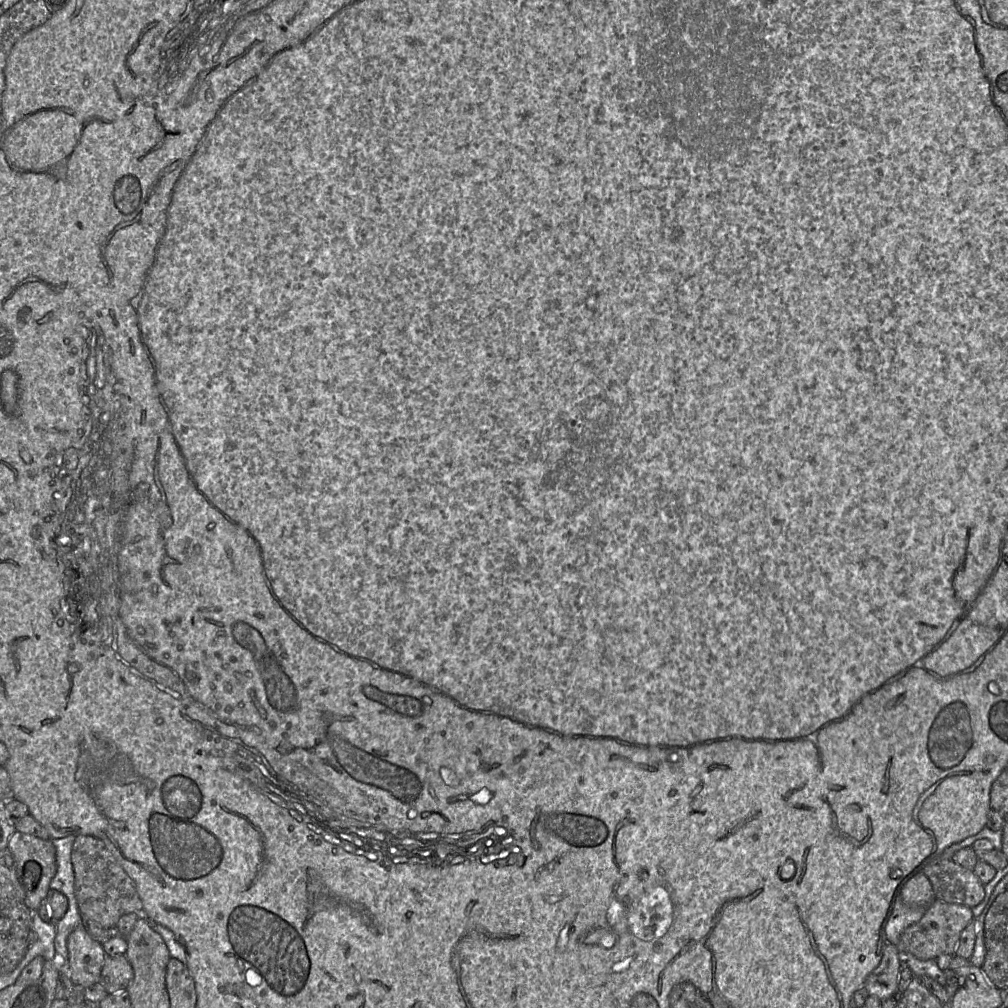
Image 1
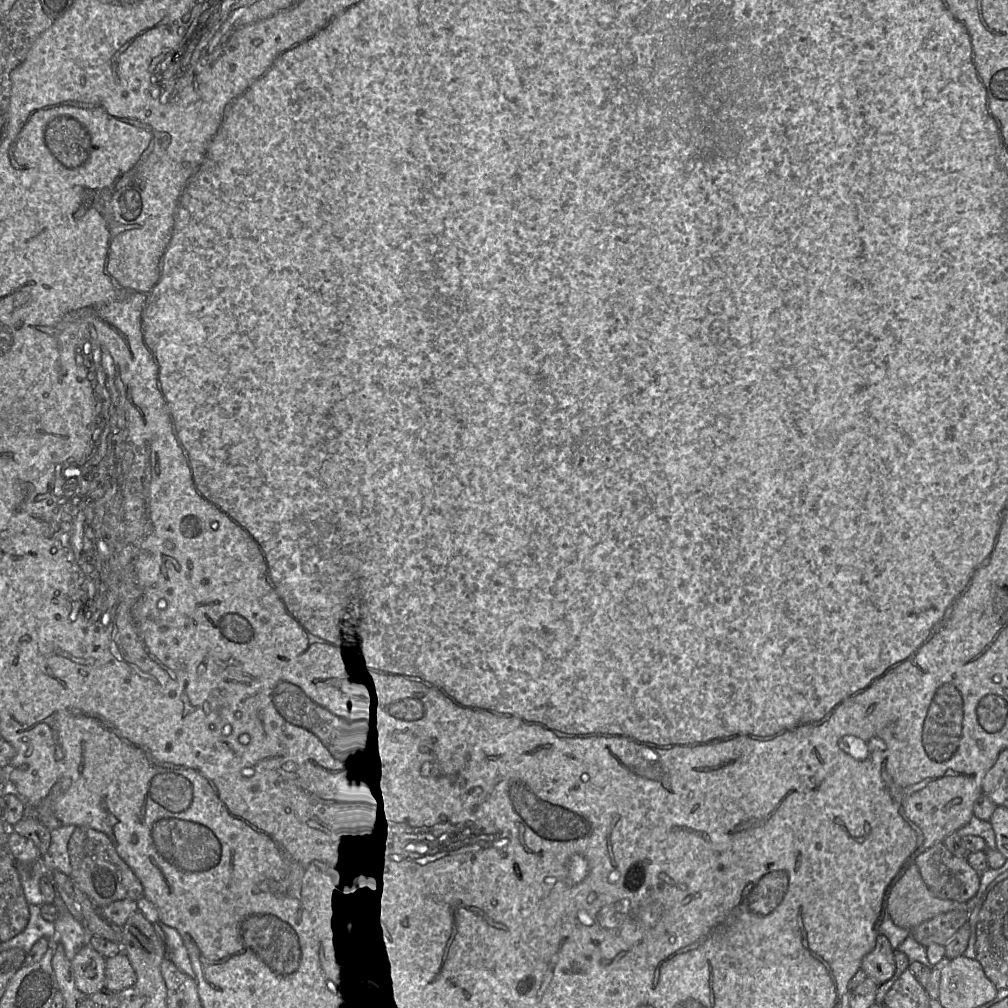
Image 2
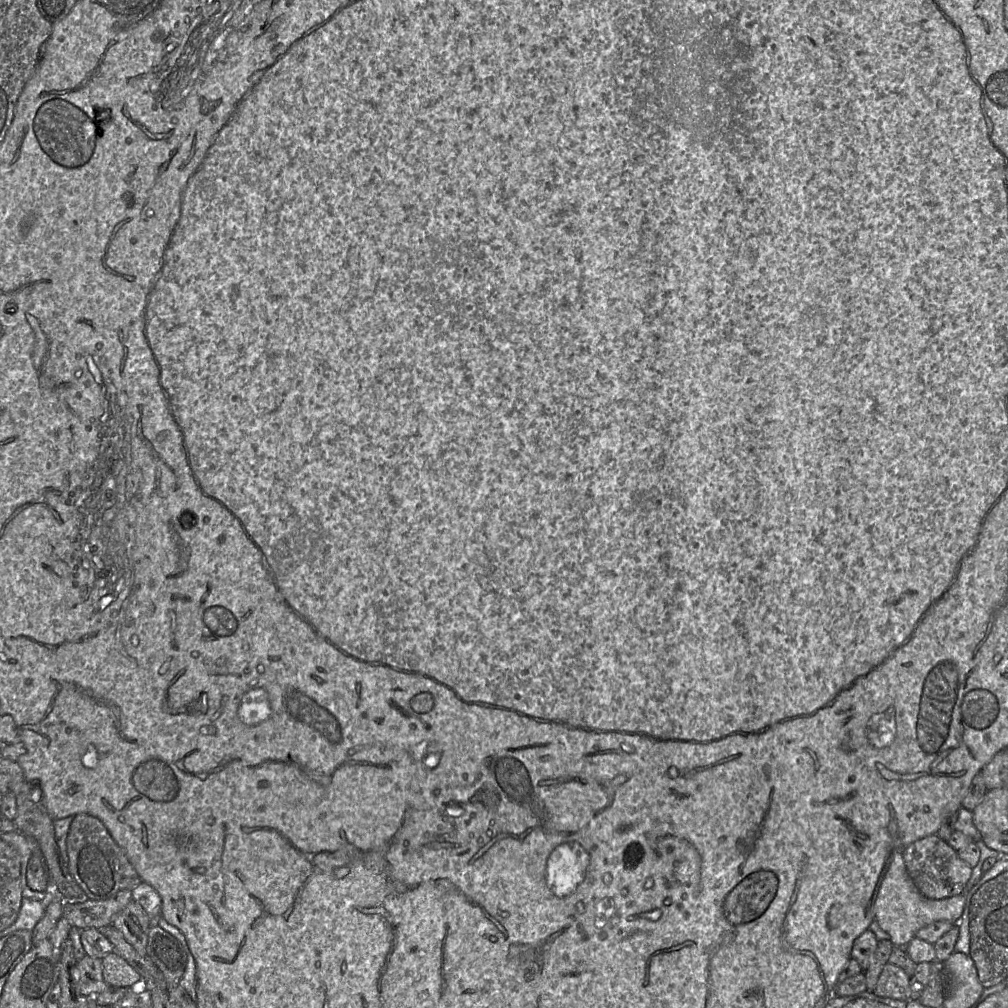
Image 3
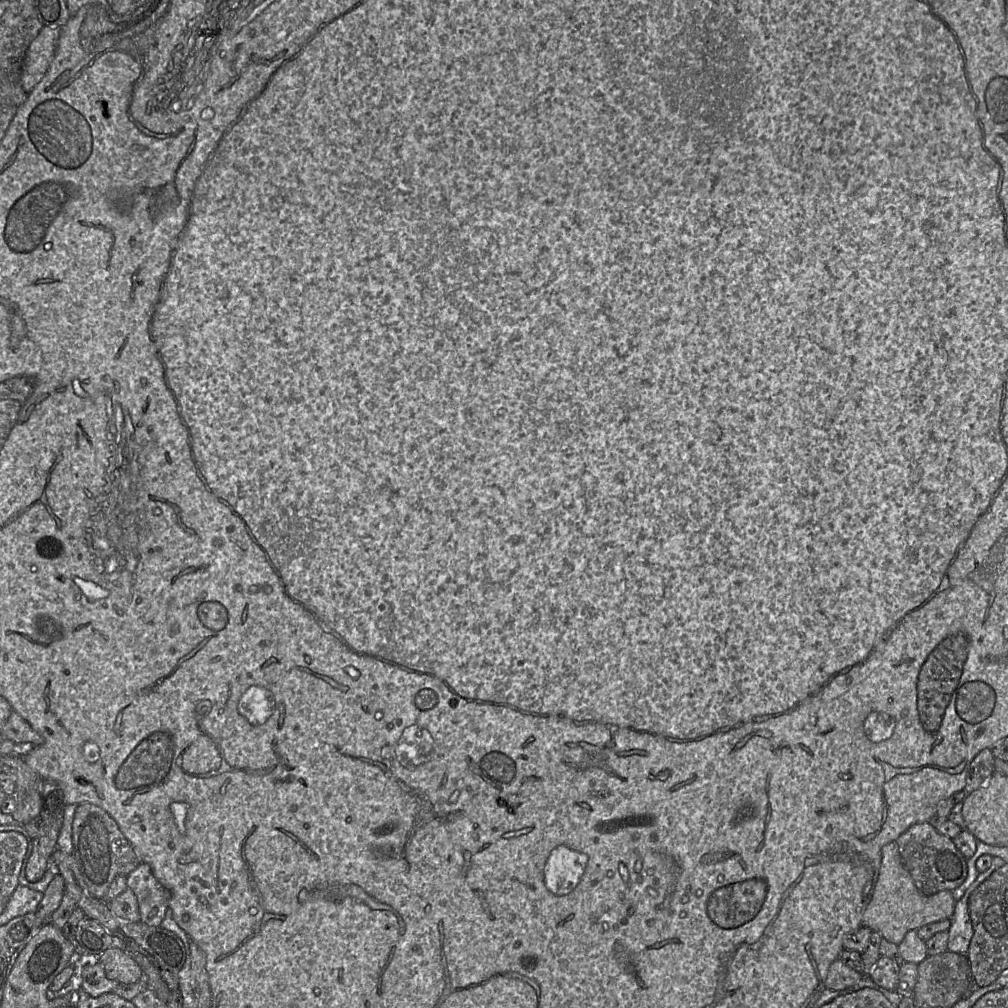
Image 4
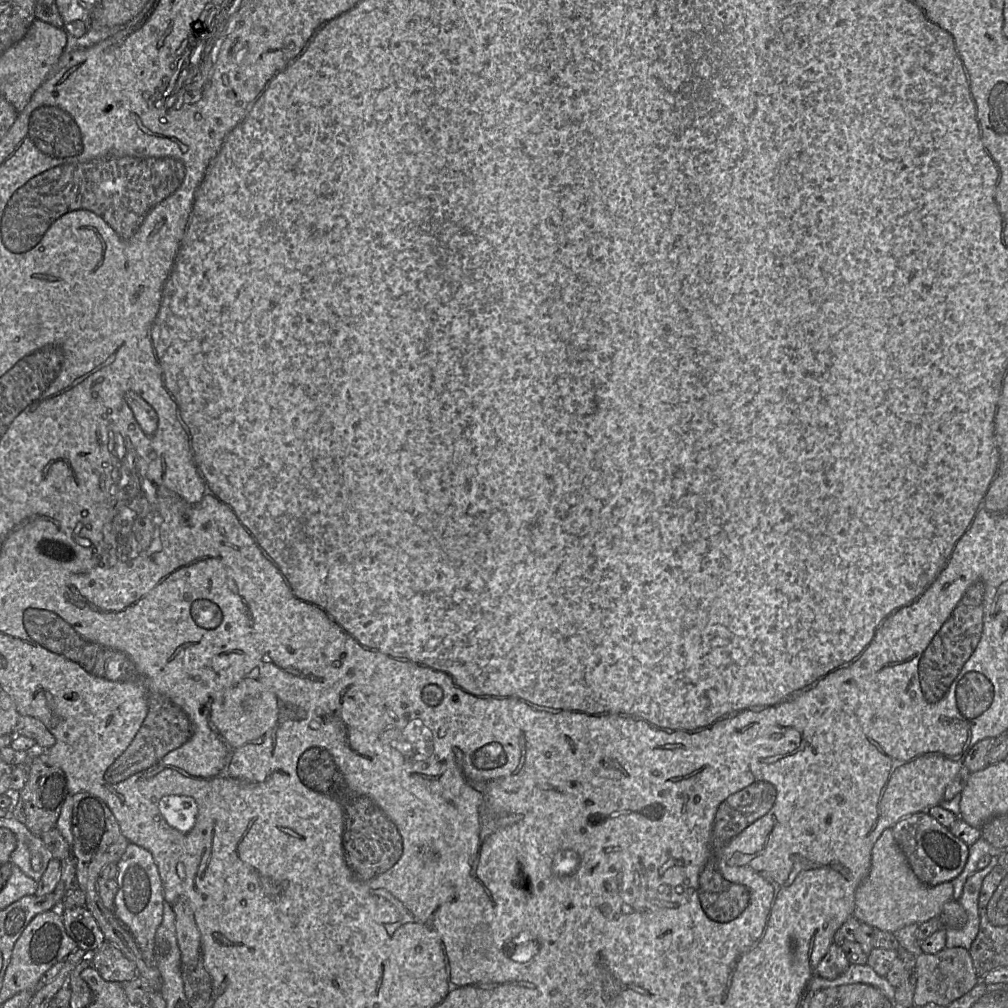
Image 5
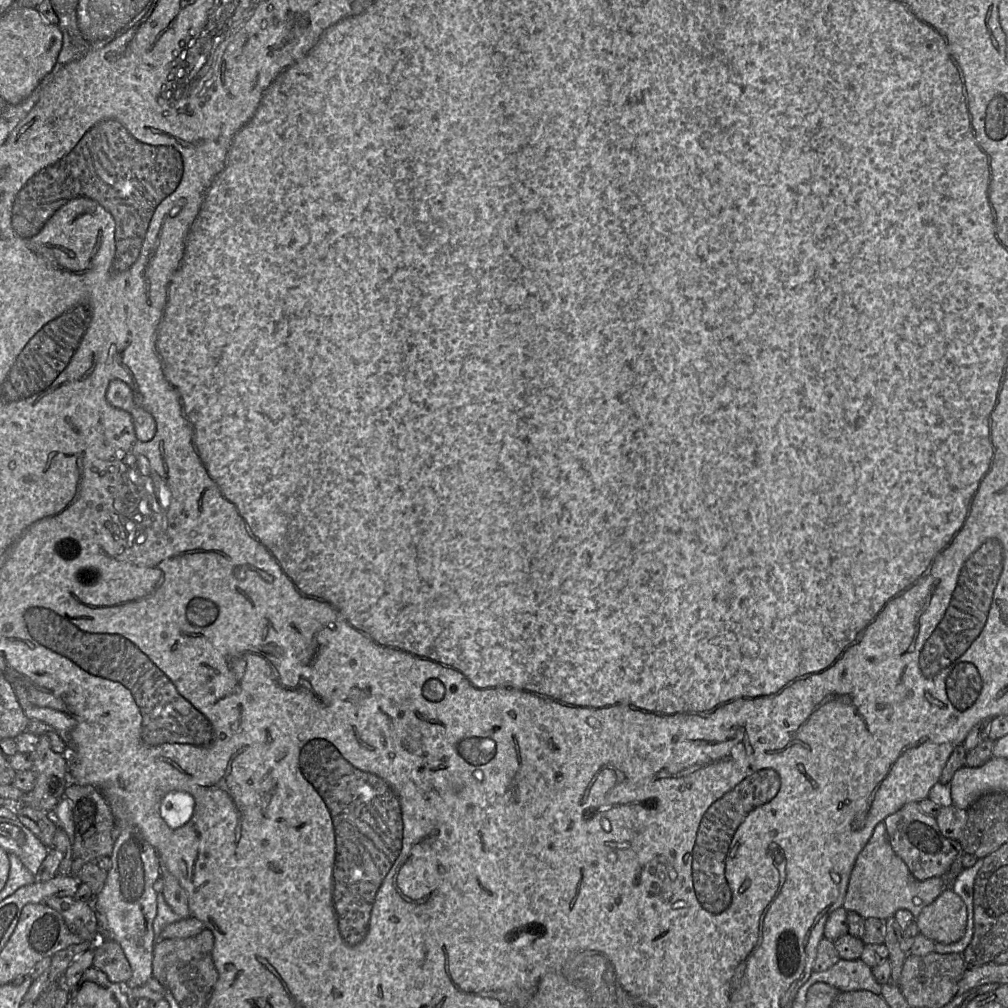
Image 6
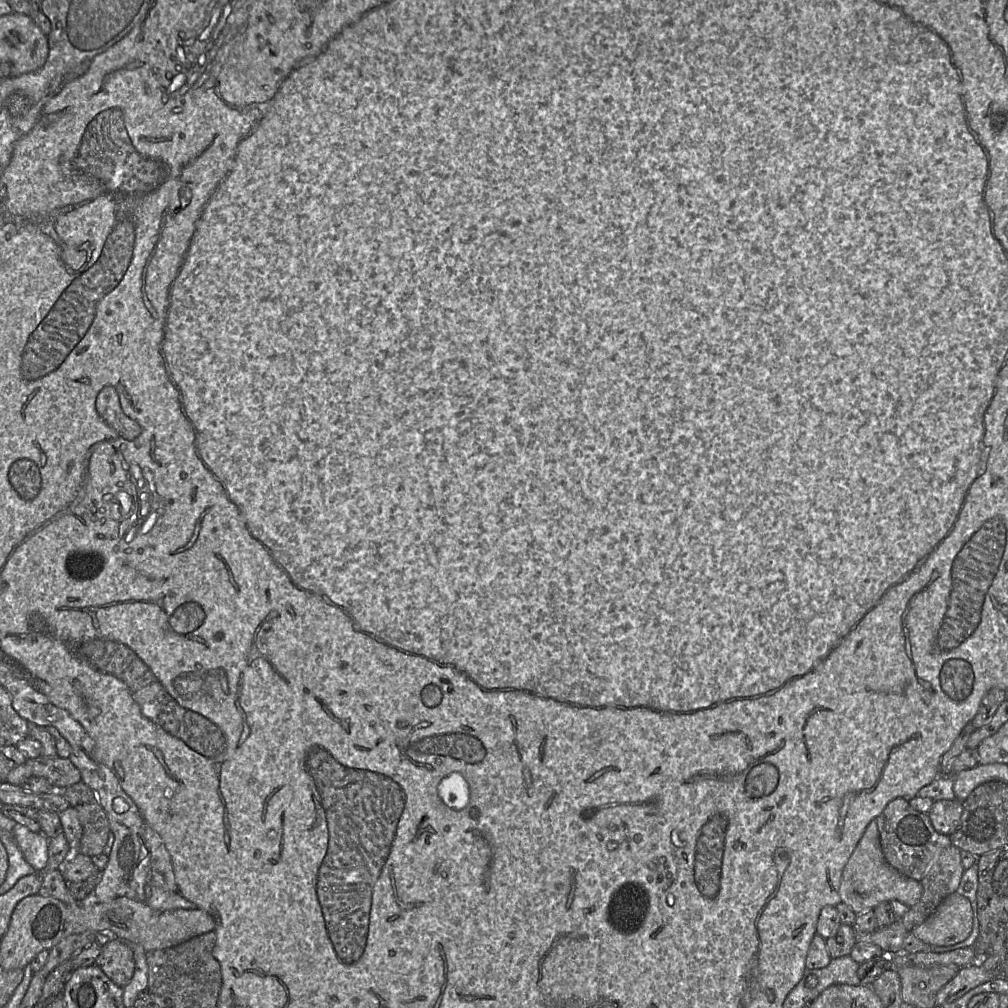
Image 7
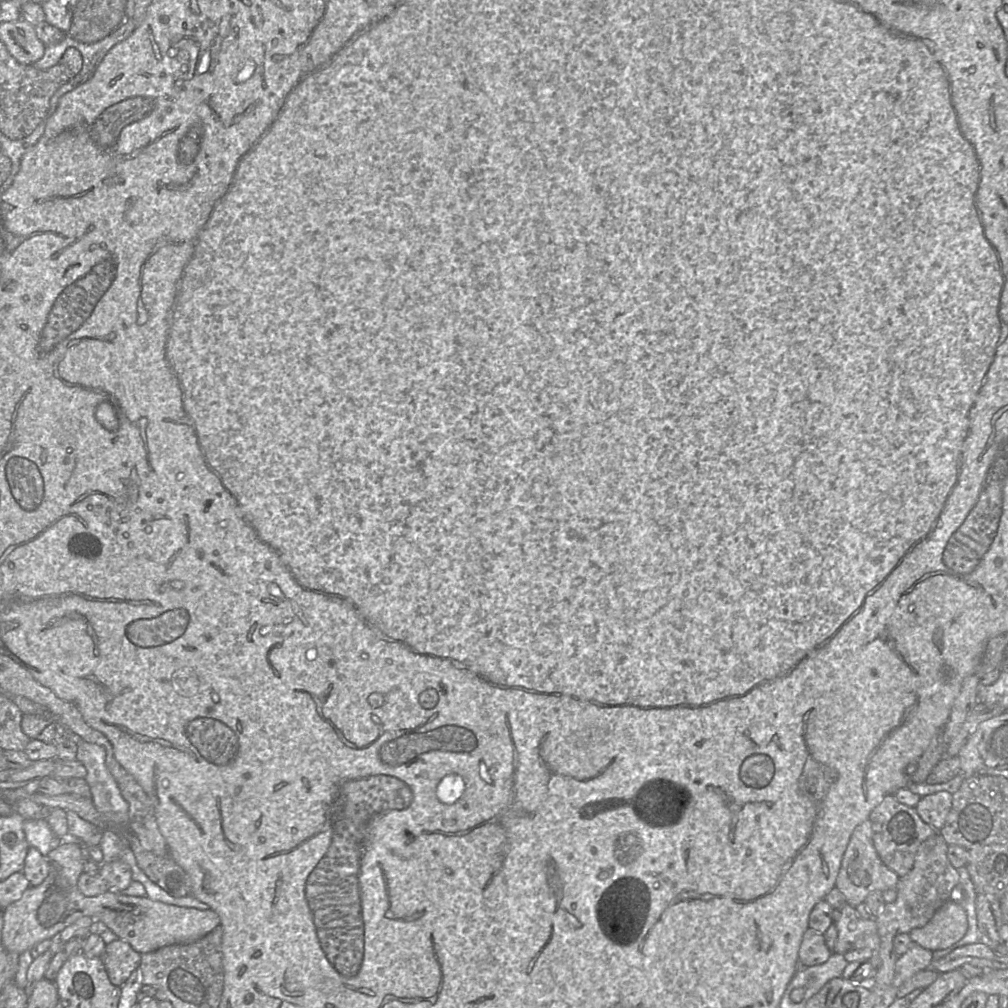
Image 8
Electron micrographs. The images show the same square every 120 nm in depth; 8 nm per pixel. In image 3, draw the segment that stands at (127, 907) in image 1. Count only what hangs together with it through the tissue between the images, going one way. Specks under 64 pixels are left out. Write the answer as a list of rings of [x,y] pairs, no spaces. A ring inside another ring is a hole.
[[[84,813],[76,814],[69,827],[66,843],[69,871],[89,899],[104,900],[121,890],[132,891],[142,882],[124,851],[98,818]]]

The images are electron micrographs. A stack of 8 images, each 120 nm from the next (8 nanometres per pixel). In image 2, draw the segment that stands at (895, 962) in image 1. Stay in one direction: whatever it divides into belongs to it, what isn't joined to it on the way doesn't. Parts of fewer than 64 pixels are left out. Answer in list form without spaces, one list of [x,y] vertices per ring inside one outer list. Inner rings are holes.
[[[878,934],[875,947],[862,960],[861,969],[877,986],[895,977],[894,949],[887,937]]]

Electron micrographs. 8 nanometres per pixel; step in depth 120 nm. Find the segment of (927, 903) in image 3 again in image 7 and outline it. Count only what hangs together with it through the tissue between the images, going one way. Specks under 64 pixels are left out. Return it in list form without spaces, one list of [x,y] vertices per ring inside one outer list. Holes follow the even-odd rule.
[[[871,821],[843,869],[839,887],[841,902],[858,915],[884,902],[899,901],[911,907],[919,902],[922,893],[920,881],[902,875],[886,862],[880,847],[876,821]]]

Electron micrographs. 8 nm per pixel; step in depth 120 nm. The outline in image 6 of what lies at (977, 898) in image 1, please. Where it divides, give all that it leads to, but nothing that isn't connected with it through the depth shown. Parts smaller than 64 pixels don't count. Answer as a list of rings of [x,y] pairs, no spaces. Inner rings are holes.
[[[917,802],[905,804],[894,814],[887,816],[885,824],[888,840],[893,851],[905,862],[912,875],[919,881],[942,877],[961,852],[958,841],[942,835],[935,817],[924,813]]]

